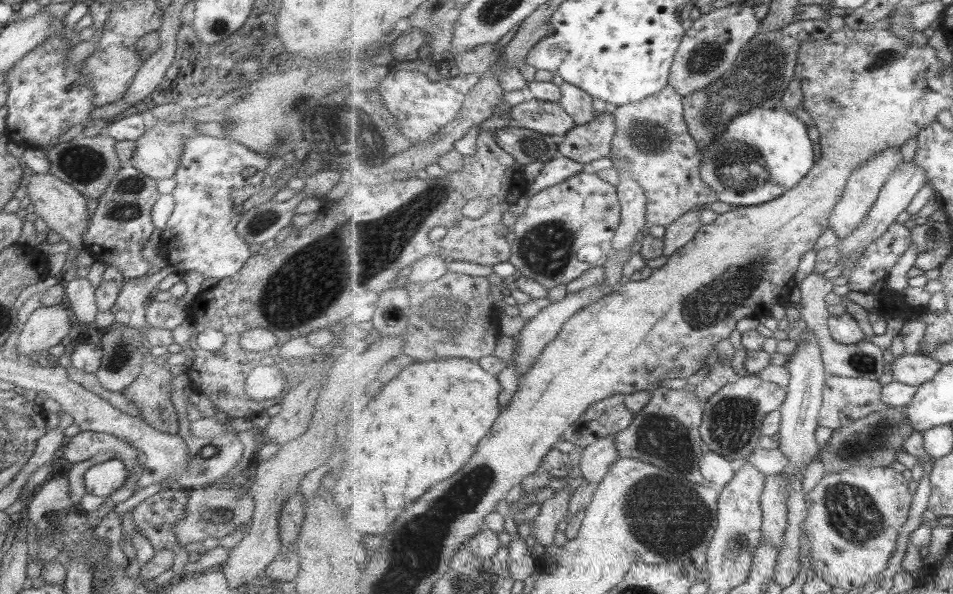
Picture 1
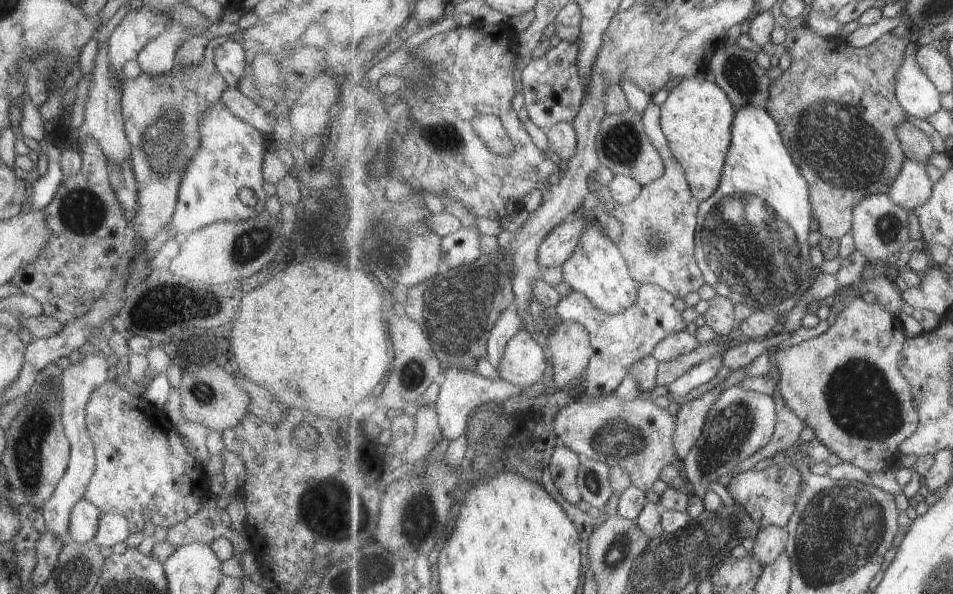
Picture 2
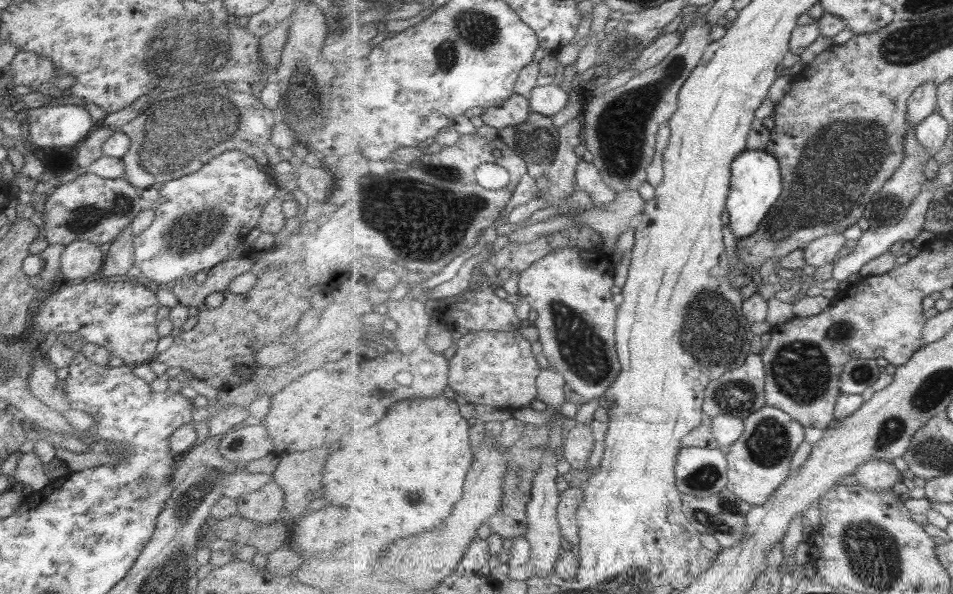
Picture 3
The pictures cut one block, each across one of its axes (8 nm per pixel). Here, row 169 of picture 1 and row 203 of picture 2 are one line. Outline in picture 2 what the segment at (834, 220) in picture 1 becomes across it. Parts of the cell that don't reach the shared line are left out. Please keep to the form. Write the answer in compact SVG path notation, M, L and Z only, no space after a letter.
M875 194L866 197L854 209L854 224L851 232L856 249L865 254L869 261L887 261L900 253L905 242L911 238L909 211L898 206L889 194Z

